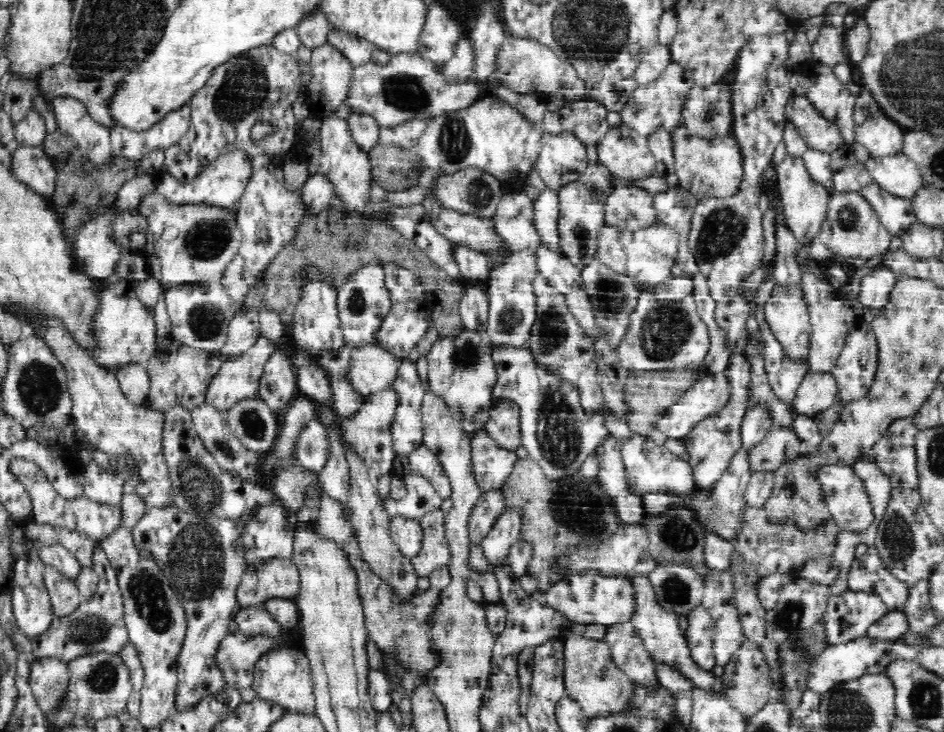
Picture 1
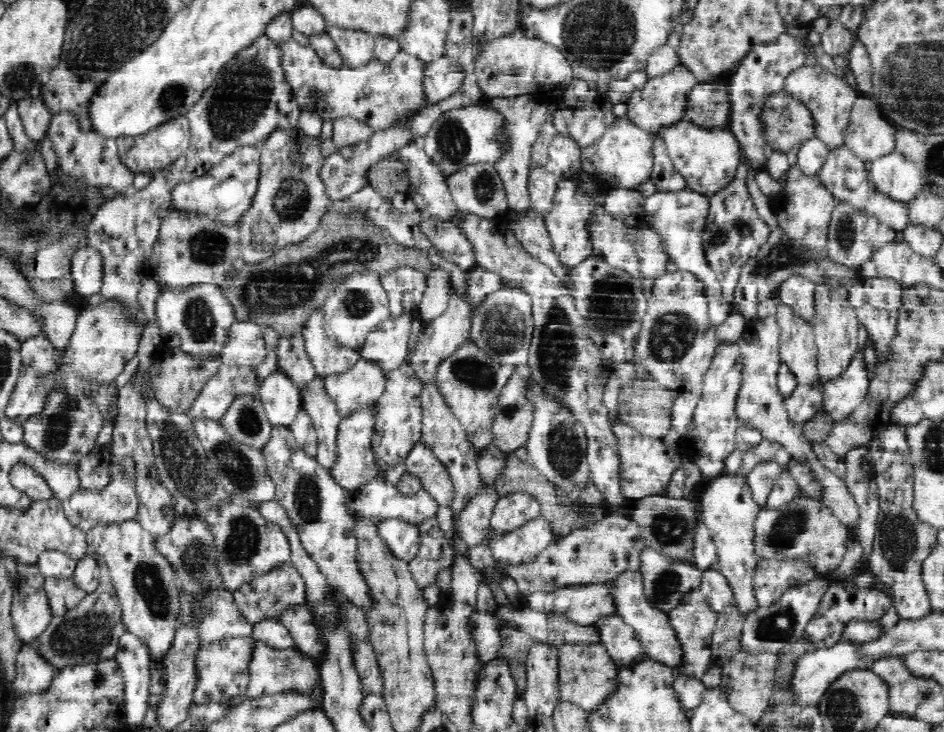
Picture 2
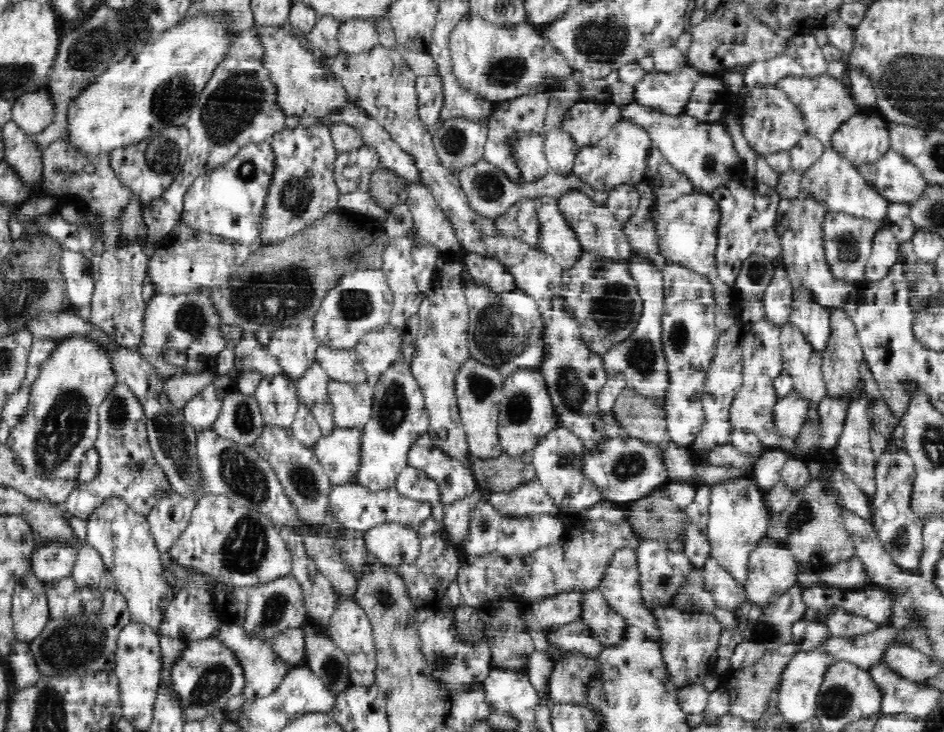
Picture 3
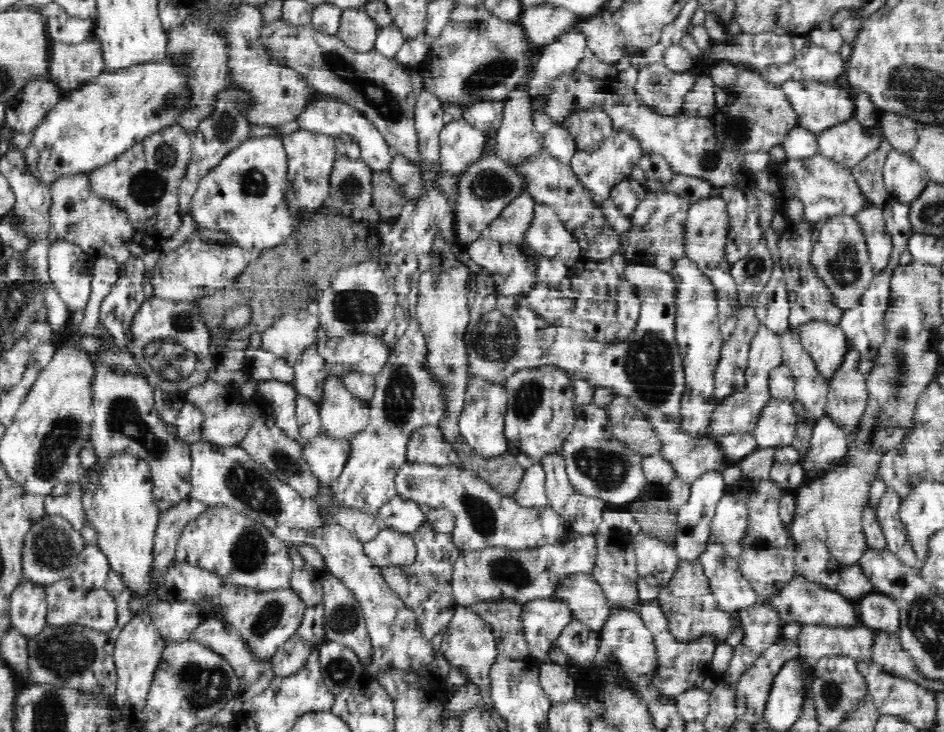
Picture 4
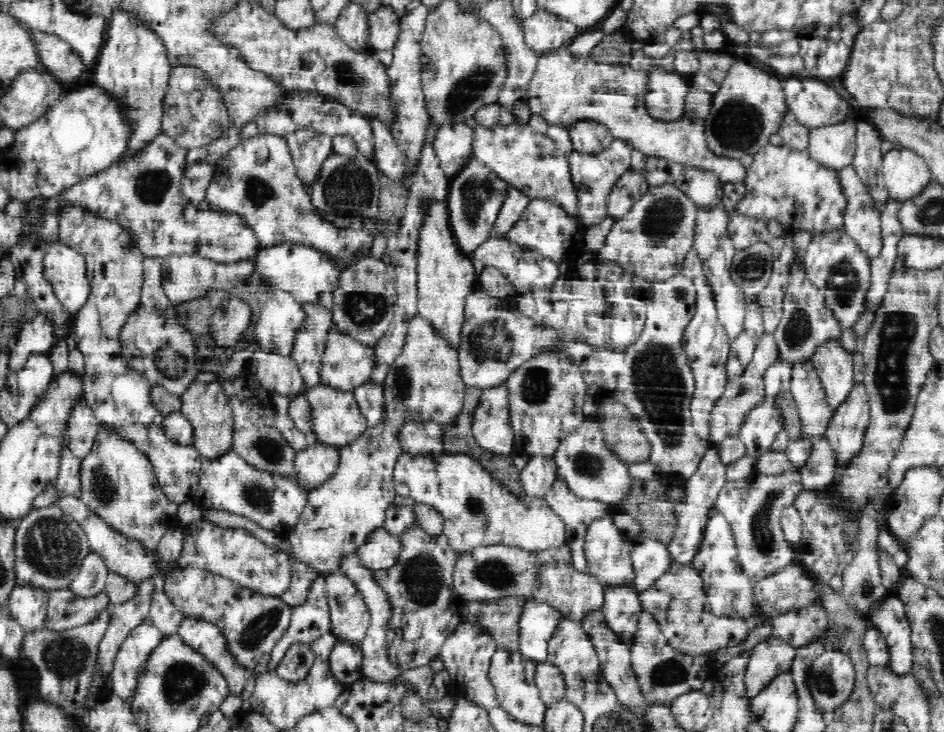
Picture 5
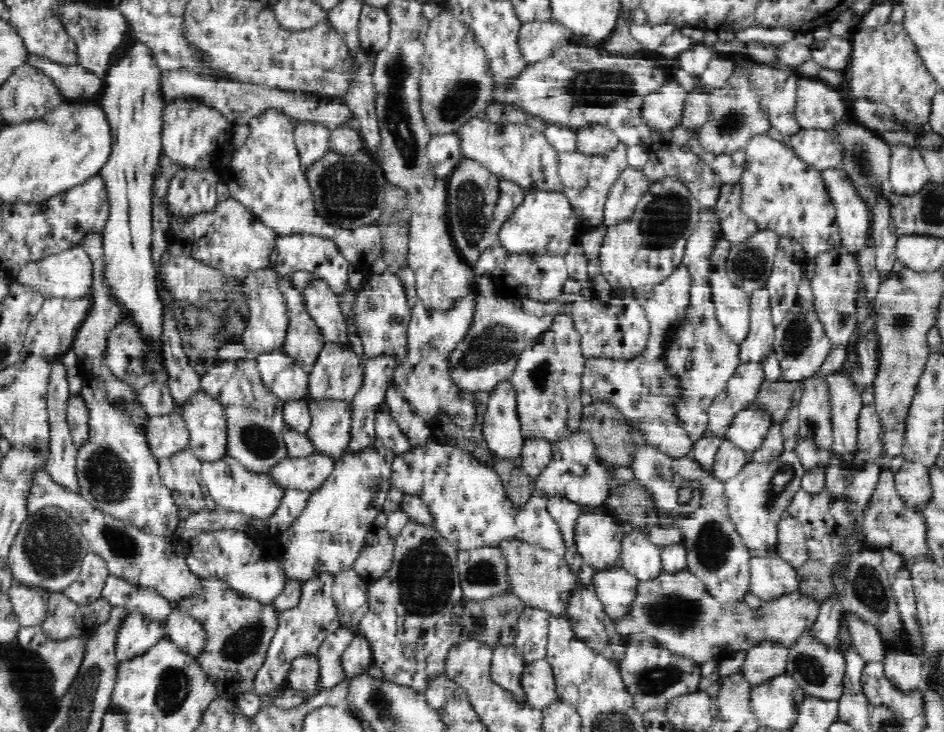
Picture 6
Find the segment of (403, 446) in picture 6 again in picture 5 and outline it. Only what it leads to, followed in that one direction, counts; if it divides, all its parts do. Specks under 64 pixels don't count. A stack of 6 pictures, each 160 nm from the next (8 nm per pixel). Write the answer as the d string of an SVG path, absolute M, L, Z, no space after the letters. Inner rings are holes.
M369 381L354 390L356 402L367 422L367 428L376 428L384 424L386 418L386 403L384 403L384 389Z

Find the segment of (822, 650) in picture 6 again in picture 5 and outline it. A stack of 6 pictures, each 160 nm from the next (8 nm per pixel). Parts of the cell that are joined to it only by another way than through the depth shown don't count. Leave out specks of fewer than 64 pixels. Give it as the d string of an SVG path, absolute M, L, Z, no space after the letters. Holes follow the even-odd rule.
M830 648L815 656L806 672L808 690L816 708L830 713L843 705L852 694L855 669L851 658Z

